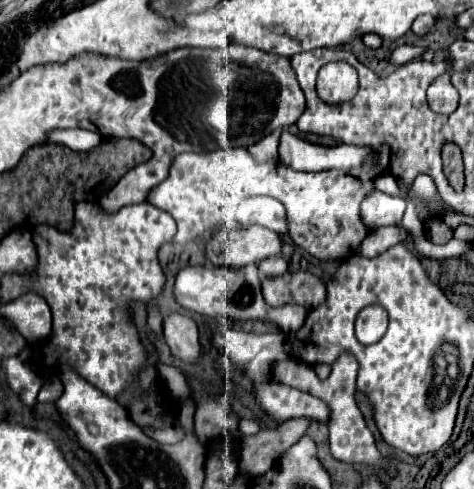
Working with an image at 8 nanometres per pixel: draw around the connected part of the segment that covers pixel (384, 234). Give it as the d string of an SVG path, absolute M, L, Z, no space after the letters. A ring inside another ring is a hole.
M384 226L384 228L374 228L368 238L360 246L360 254L364 256L378 256L386 252L388 248L404 242L408 232L402 226Z

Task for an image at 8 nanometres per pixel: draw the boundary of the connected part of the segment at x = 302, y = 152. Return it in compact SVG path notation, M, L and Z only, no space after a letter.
M282 132L280 138L280 160L292 170L300 172L320 172L320 170L348 170L354 166L360 166L364 160L366 150L338 144L334 148L310 144L306 140L300 140L298 136L290 132Z

